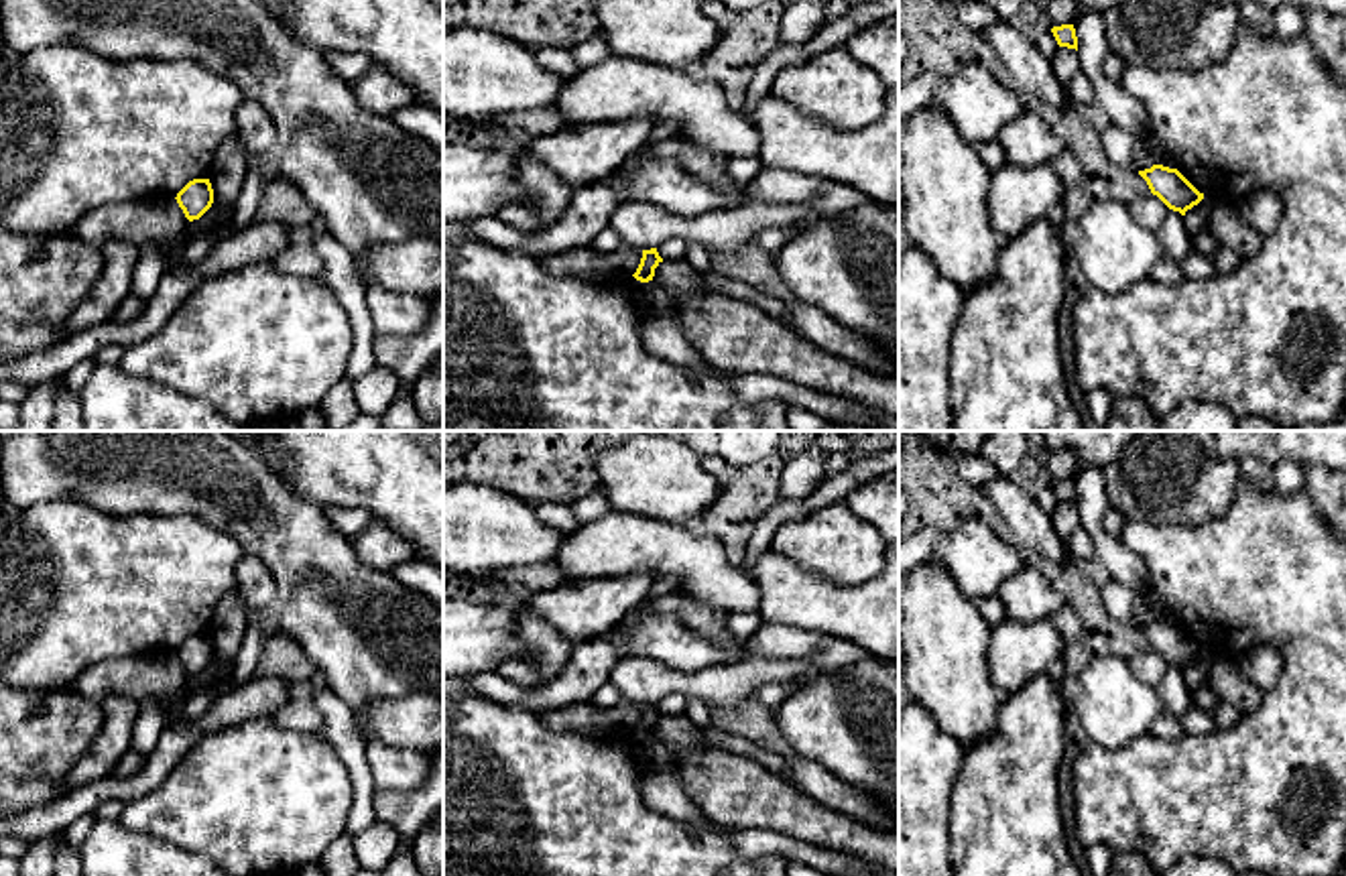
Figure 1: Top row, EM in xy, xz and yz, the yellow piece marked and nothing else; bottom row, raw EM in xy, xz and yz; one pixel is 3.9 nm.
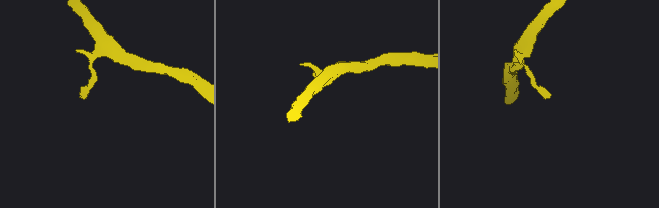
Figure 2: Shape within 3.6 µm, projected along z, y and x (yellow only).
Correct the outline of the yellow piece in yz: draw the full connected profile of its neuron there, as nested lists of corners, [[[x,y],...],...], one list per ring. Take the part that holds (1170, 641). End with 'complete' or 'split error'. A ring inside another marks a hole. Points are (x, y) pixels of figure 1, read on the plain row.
[[[1153,620],[1151,624],[1139,626],[1139,630],[1147,636],[1153,650],[1181,671],[1204,654],[1204,648],[1200,648],[1177,624]]]; complete

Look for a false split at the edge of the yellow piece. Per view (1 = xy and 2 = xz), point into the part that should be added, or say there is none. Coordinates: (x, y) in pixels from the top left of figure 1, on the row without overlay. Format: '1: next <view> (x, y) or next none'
1: next none
2: next none

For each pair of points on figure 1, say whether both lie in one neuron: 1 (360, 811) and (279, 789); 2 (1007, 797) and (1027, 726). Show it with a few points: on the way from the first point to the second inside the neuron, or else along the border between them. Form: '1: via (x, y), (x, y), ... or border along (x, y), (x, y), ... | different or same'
1: border along (340, 761), (352, 793), (346, 830) | different
2: via (1011, 779), (1027, 744) | same

